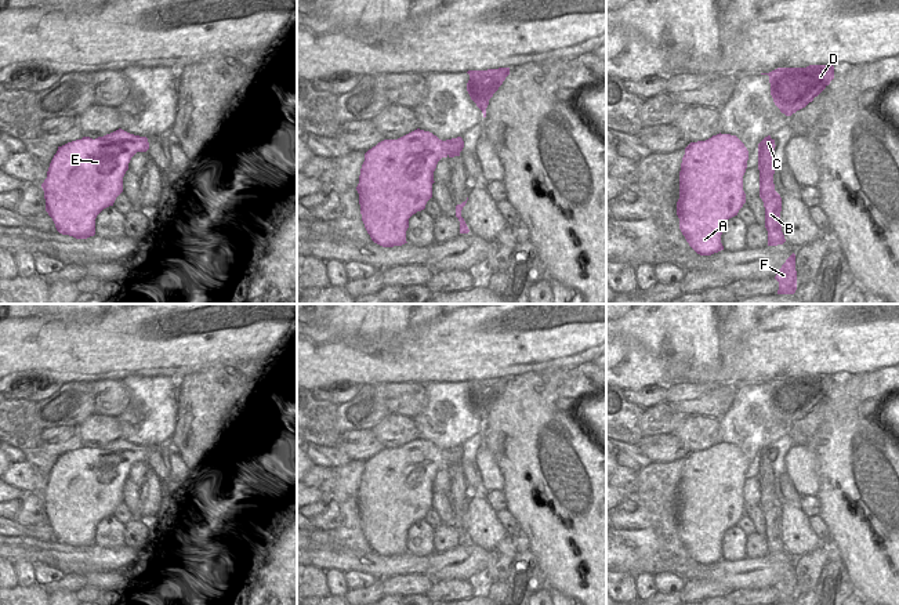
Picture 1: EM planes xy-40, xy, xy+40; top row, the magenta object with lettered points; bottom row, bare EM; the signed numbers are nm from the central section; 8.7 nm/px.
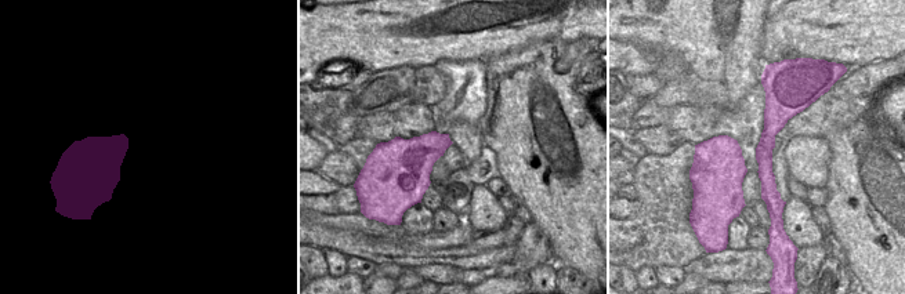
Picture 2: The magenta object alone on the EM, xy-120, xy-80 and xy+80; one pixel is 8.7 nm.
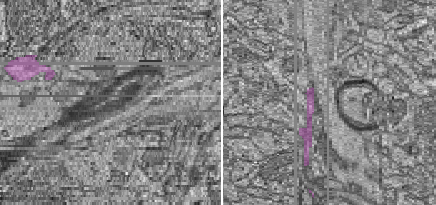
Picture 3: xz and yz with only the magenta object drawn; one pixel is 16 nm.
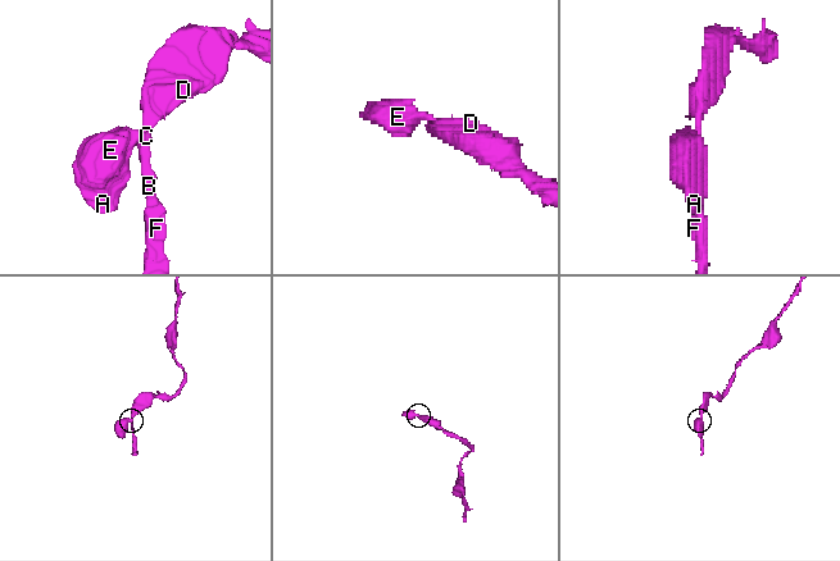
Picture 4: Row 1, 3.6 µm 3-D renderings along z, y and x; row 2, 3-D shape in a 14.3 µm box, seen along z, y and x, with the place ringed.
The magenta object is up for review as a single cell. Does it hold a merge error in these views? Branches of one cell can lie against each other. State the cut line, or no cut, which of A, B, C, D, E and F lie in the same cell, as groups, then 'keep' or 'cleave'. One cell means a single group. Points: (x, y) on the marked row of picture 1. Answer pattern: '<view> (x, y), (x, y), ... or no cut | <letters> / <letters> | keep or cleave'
xy (456, 138), (453, 148), (448, 154) | A E / B C D F | cleave

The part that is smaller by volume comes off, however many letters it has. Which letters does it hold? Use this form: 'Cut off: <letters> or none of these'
Cut off: A, E

